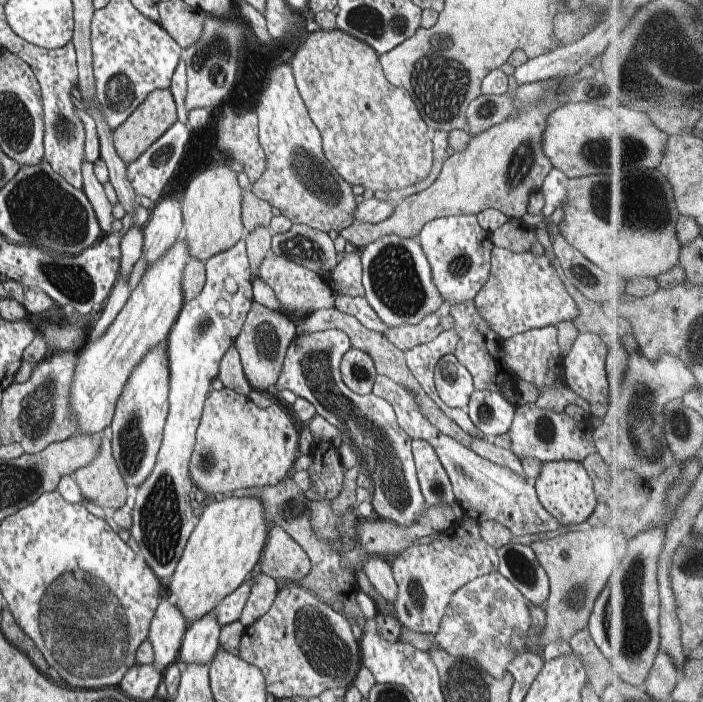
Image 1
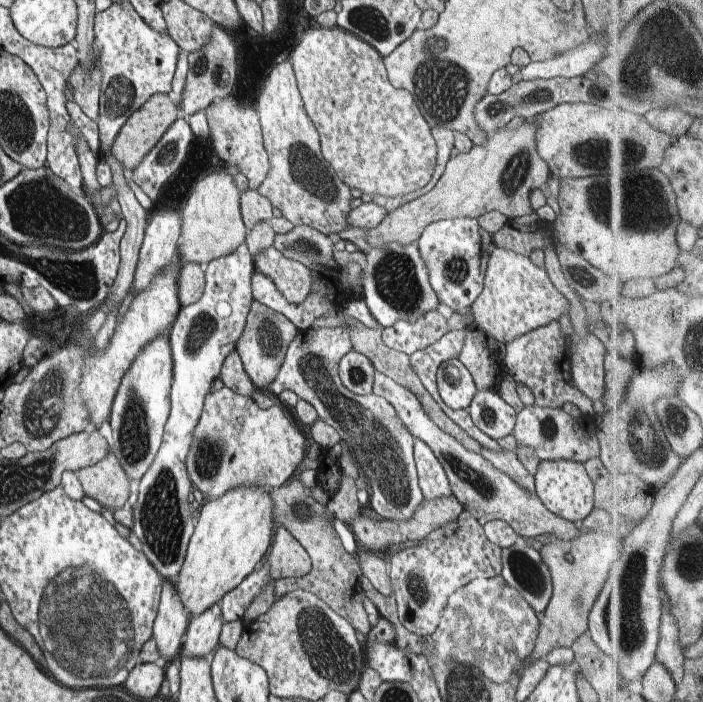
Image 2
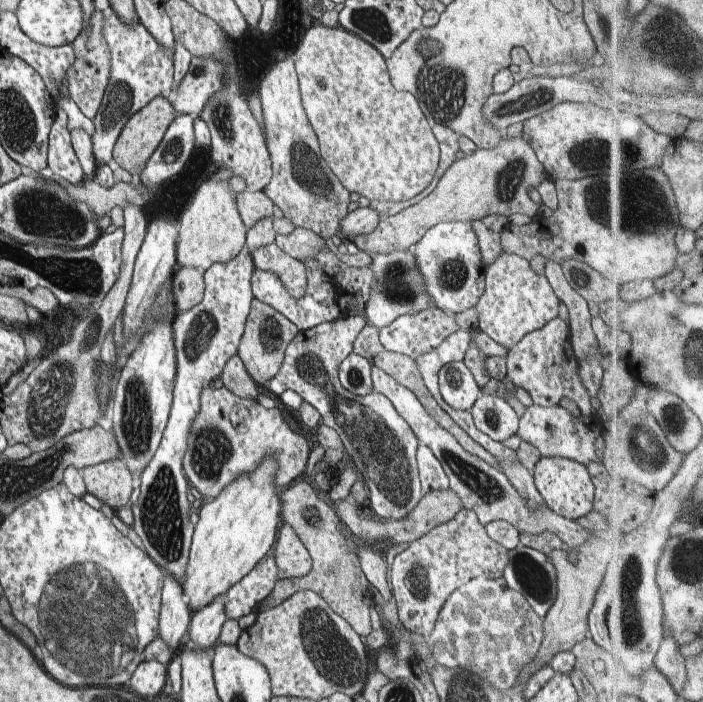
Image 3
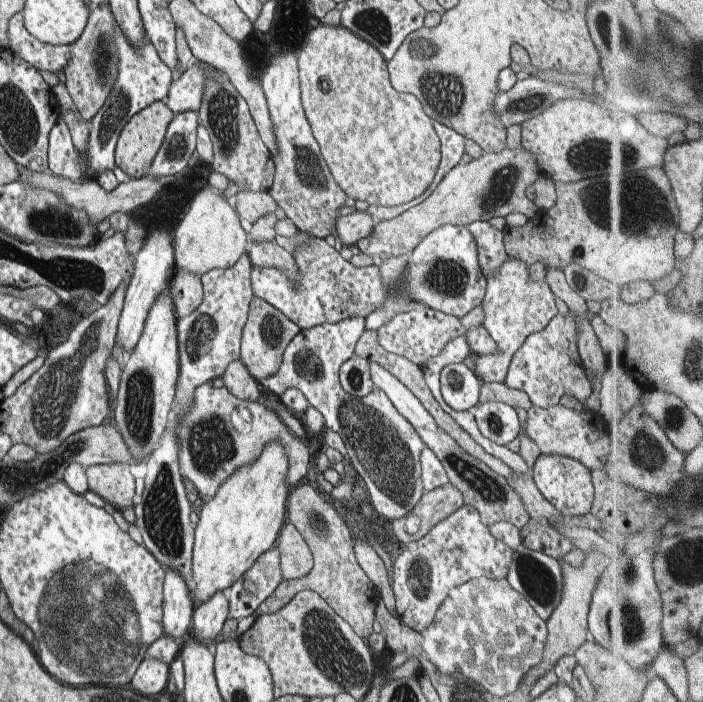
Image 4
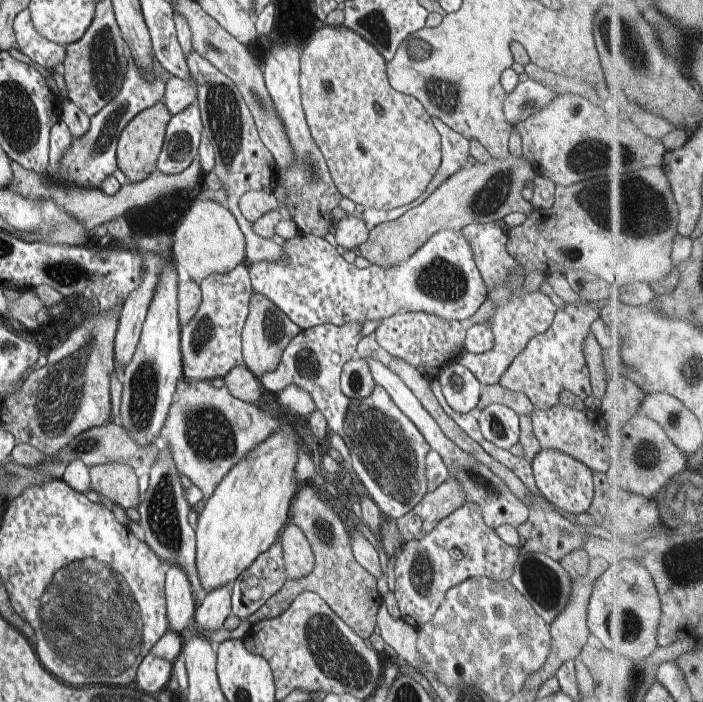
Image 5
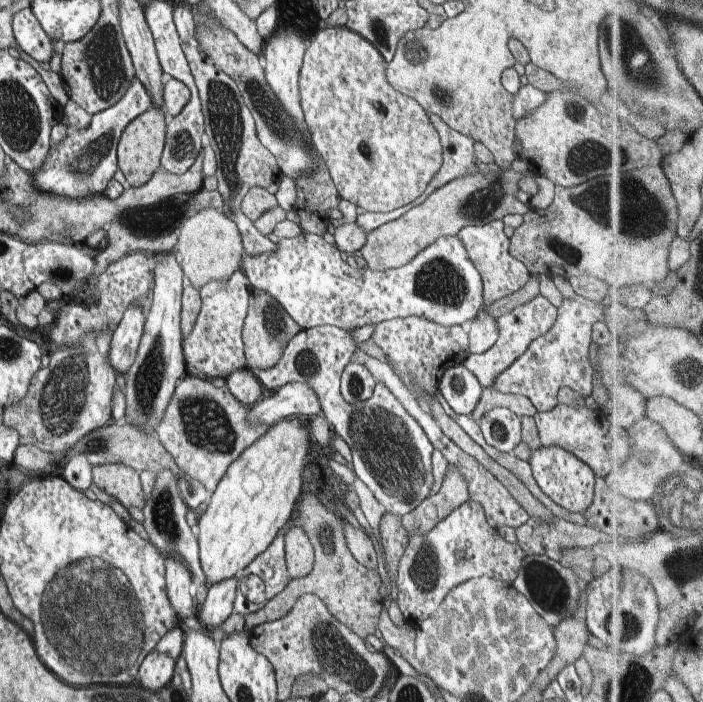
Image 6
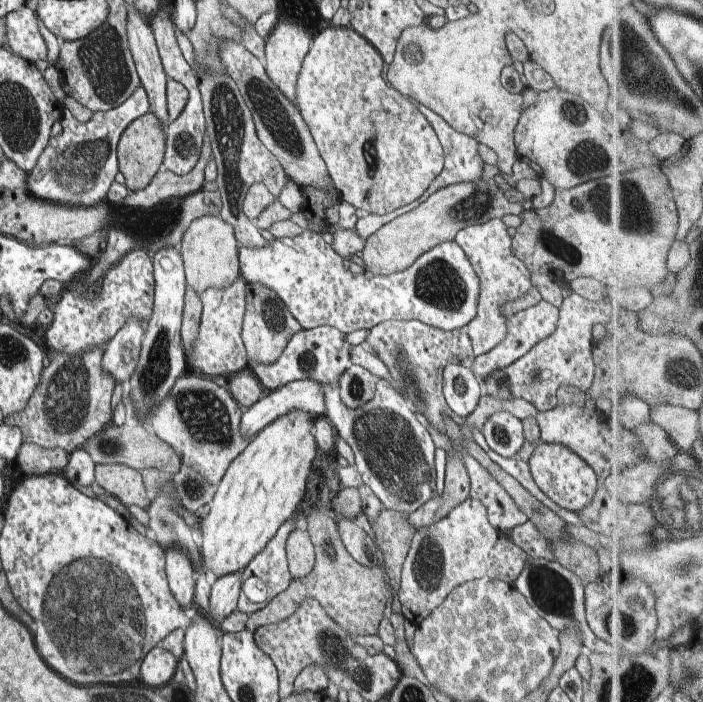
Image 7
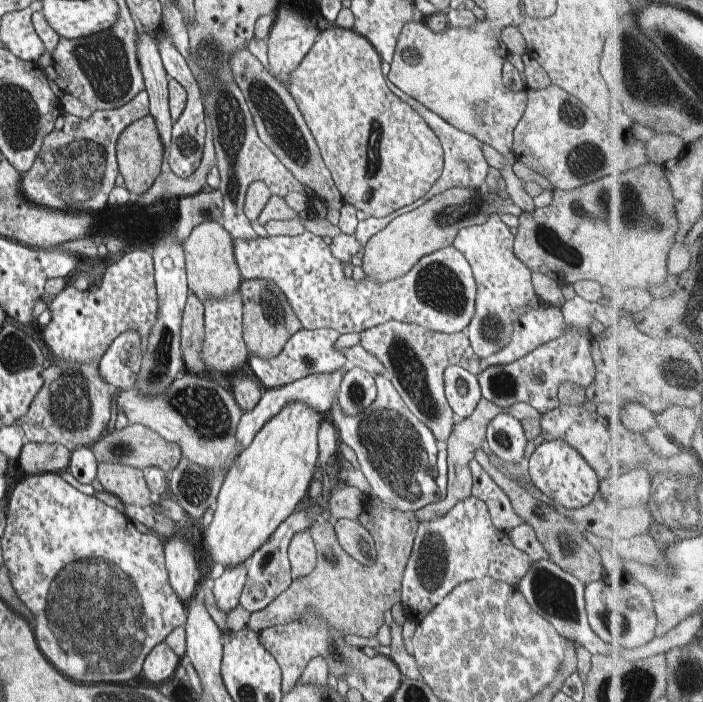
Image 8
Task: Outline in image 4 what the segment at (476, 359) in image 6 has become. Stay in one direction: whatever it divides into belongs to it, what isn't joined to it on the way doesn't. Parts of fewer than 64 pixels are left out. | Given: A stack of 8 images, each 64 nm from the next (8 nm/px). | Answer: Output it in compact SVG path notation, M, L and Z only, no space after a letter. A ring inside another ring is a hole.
M510 258L493 275L488 277L483 300L485 310L484 328L491 334L497 346L498 355L483 355L473 363L471 356L464 363L482 383L502 383L506 378L513 354L524 344L532 333L544 330L557 315L556 300L546 282L534 282L525 262Z

